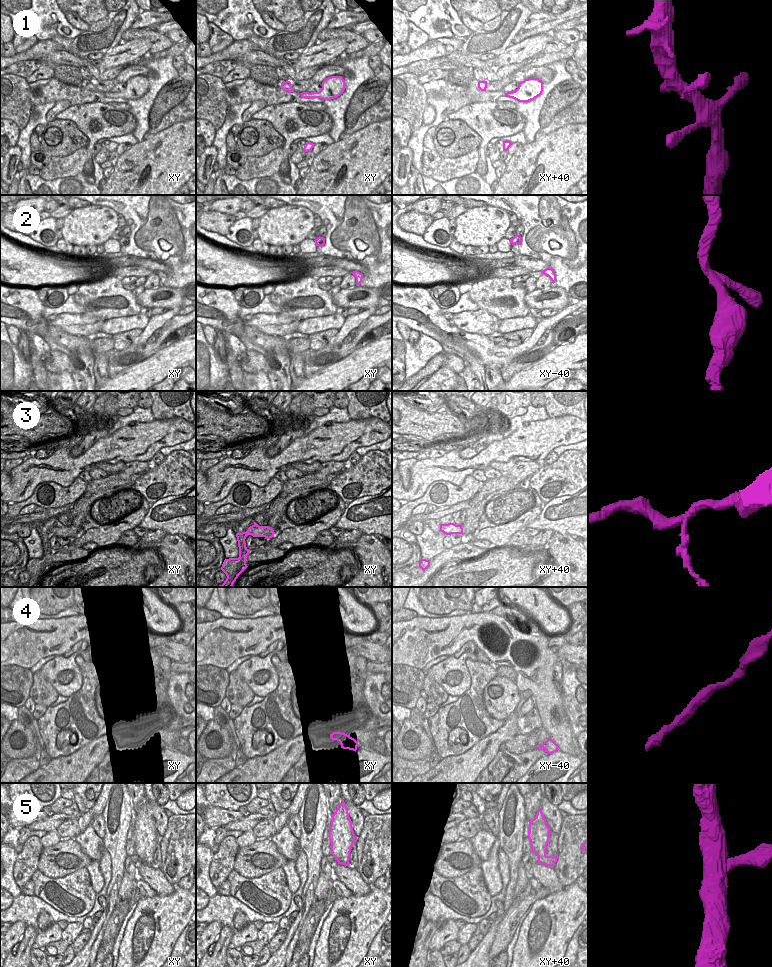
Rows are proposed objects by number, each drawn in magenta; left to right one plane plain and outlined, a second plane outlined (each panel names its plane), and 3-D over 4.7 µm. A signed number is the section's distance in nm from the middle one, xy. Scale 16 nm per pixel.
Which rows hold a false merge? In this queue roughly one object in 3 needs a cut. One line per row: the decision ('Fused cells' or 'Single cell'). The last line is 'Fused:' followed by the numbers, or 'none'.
1: Single cell
2: Single cell
3: Fused cells
4: Single cell
5: Fused cells
Fused: 3, 5

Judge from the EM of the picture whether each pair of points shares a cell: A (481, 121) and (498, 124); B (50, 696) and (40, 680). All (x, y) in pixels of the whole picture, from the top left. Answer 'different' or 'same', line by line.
A: same
B: same

